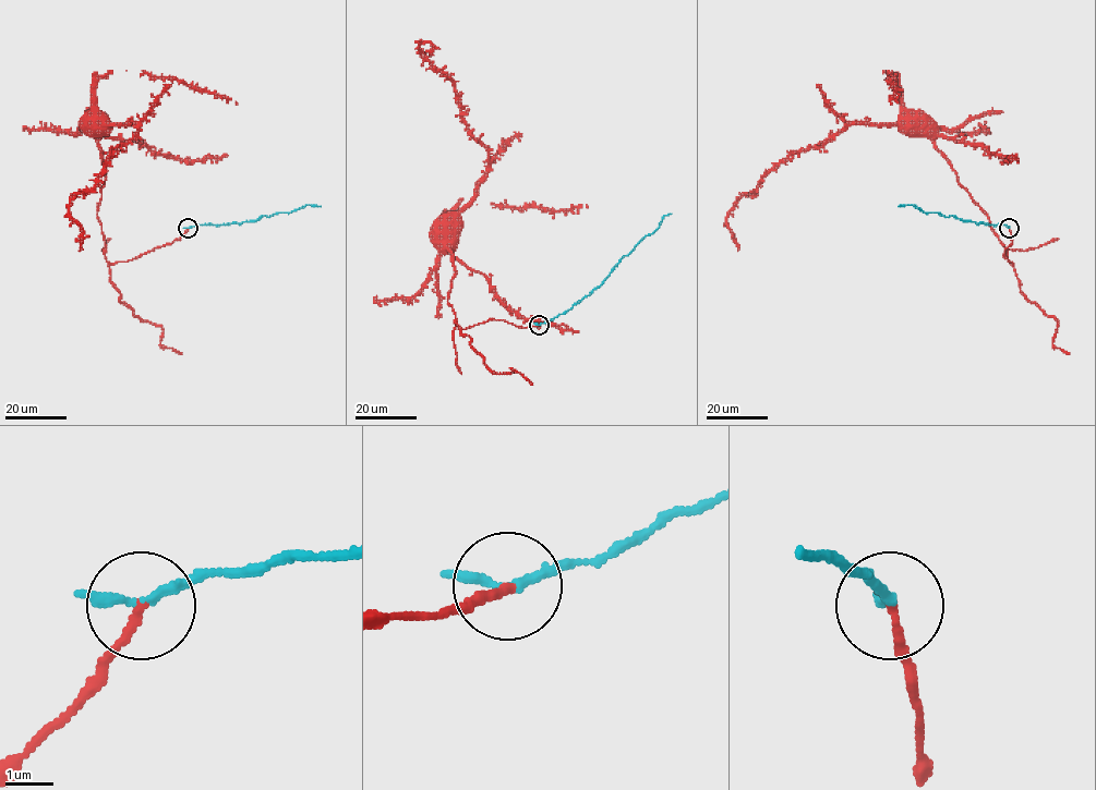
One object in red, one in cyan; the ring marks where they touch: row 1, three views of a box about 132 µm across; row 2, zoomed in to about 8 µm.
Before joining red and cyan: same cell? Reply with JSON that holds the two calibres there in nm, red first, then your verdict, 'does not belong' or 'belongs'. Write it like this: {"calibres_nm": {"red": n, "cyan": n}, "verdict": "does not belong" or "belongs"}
{"calibres_nm": {"red": 180, "cyan": 180}, "verdict": "does not belong"}

